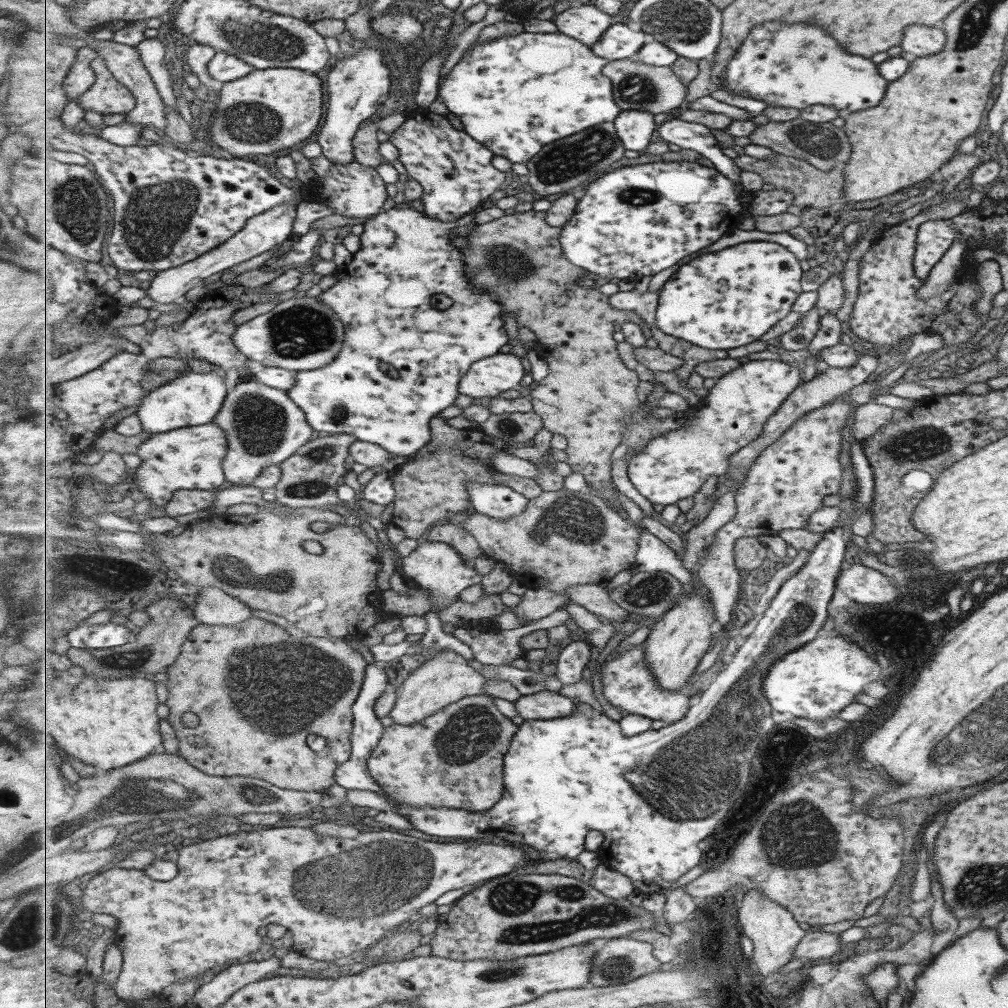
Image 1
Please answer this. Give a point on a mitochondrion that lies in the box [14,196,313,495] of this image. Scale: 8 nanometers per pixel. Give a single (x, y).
(259, 423)

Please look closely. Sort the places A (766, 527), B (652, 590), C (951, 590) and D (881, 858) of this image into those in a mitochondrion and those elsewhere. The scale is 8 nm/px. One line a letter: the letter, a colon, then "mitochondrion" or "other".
A: other
B: mitochondrion
C: mitochondrion
D: other

